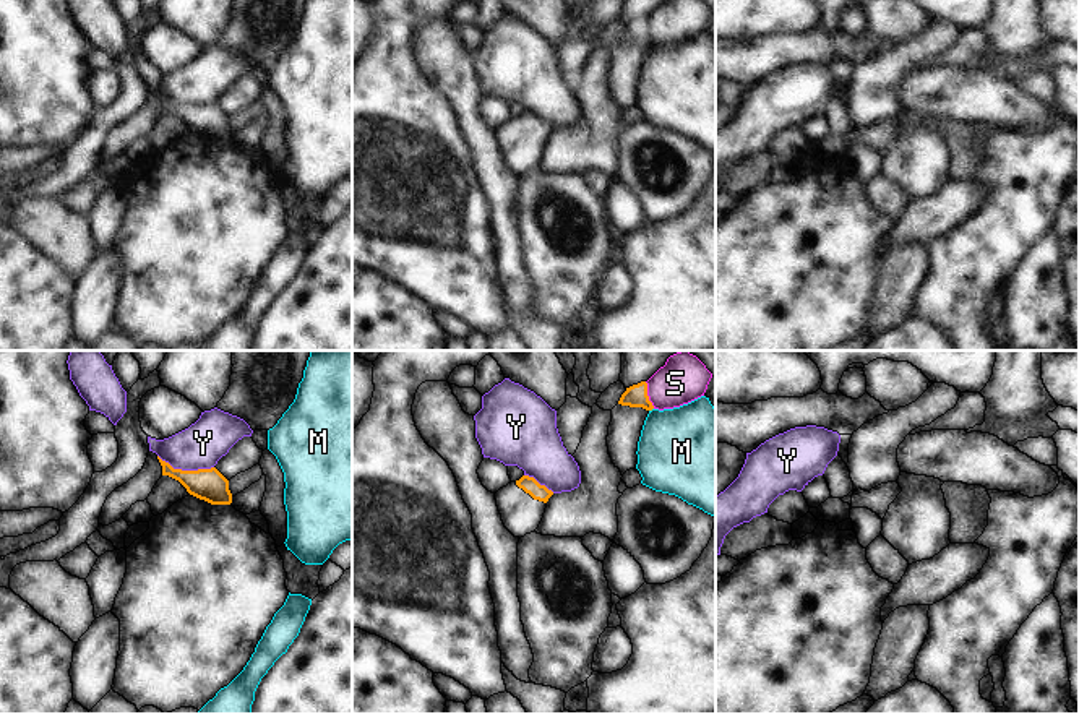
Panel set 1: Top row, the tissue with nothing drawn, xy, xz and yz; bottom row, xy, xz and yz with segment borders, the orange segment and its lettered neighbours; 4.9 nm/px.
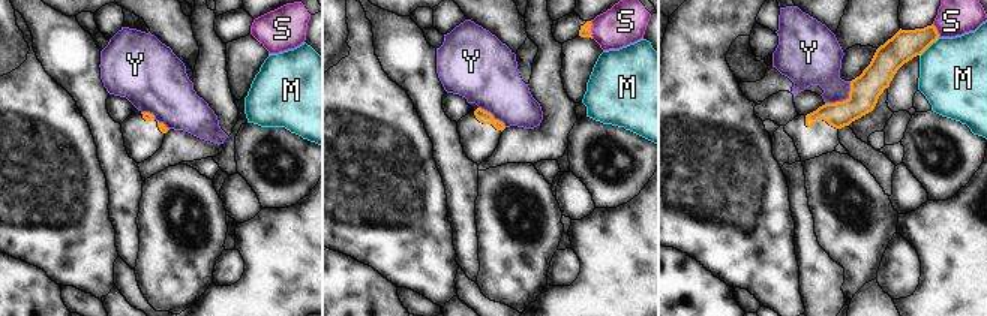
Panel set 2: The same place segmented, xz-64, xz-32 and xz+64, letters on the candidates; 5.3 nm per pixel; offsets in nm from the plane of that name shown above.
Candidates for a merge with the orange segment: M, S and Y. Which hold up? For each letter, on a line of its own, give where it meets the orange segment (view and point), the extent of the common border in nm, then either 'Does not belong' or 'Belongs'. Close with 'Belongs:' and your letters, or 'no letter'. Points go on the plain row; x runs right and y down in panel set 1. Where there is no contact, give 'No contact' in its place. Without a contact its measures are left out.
M: Touches orange at xz (651, 46). Shared border 30 nm. Does not belong
S: Touches orange at xz (646, 31). Shared border 140 nm. Does not belong
Y: Touches orange at xy (185, 107). Shared border 280 nm. Does not belong
Belongs: no letter.

